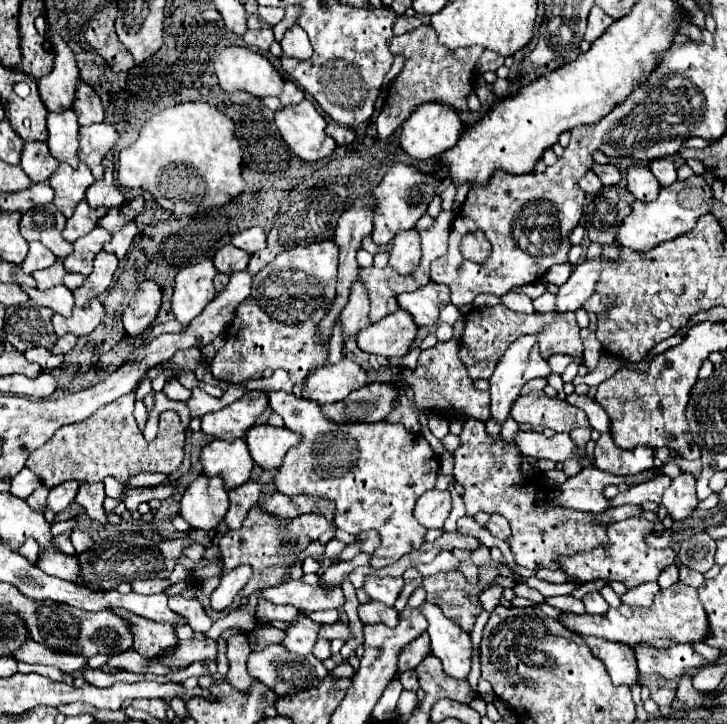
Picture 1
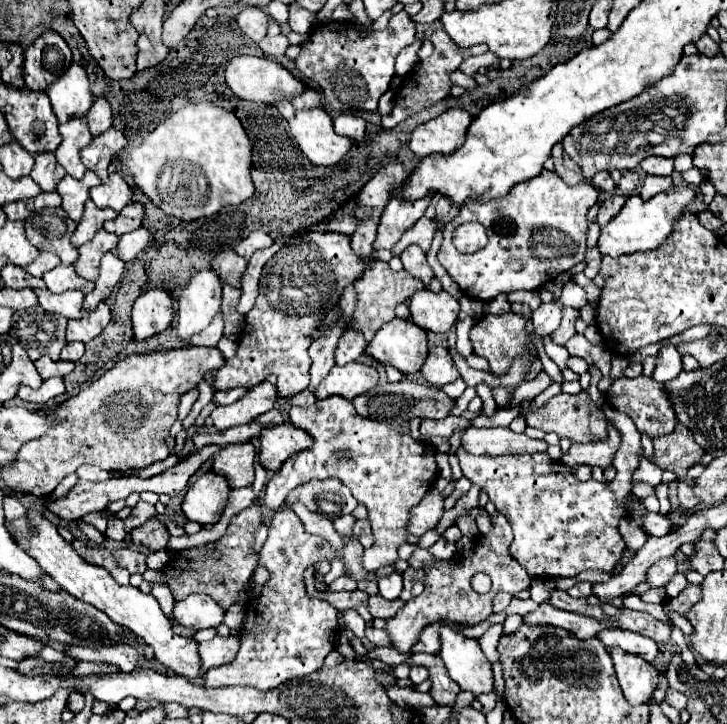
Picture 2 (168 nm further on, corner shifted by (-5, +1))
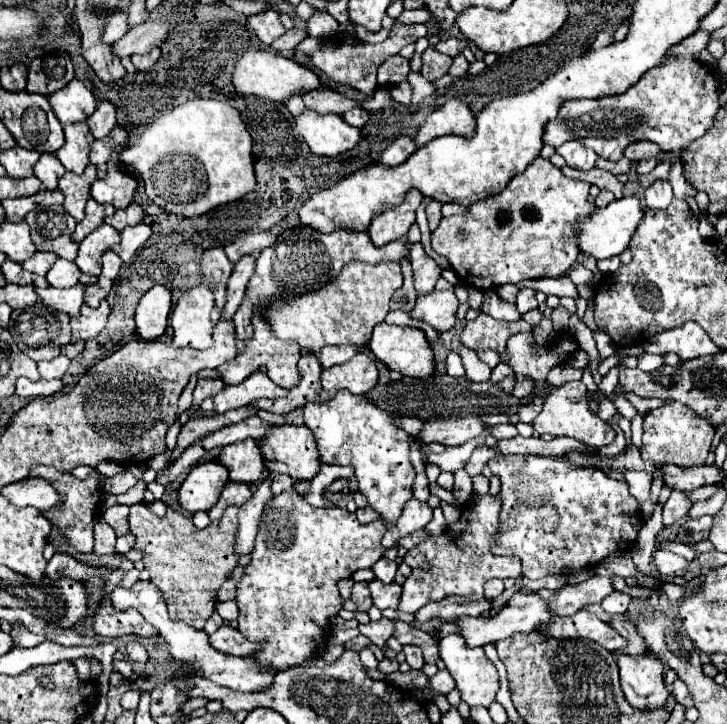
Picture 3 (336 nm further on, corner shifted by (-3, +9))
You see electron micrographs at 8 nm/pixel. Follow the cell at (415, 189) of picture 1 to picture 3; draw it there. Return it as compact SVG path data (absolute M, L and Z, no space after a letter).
M409 190L399 206L393 206L373 218L369 226L369 236L375 246L389 244L407 234L409 226L415 222L415 210L419 208L423 194L419 190Z

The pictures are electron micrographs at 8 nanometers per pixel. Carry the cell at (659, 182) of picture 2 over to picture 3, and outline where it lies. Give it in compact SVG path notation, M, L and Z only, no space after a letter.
M655 180L649 188L645 188L647 208L667 208L673 200L673 190L667 180Z

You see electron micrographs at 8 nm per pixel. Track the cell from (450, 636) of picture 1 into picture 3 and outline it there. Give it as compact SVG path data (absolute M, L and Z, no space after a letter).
M449 634L439 642L439 656L445 662L449 674L453 676L457 690L461 692L461 698L469 706L489 708L489 704L495 700L495 694L499 690L499 678L497 678L495 664L485 656L483 648L469 648L465 644L465 638L461 638L459 634Z

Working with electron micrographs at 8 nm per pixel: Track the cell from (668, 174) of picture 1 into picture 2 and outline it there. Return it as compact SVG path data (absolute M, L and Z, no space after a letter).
M647 156L639 166L645 174L655 174L655 176L671 176L673 174L673 158Z

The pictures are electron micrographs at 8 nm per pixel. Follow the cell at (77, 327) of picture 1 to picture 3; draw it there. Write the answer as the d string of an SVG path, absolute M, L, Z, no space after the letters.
M101 300L99 308L89 308L87 304L81 306L81 314L77 318L71 318L73 328L73 340L89 340L95 338L107 322L109 316L109 304L107 300Z

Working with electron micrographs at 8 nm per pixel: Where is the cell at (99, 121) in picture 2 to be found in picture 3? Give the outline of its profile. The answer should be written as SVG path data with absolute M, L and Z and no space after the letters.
M101 100L95 108L95 112L87 118L87 124L91 128L91 134L95 138L103 138L107 136L115 126L117 126L117 120L115 120L115 106L107 100Z

